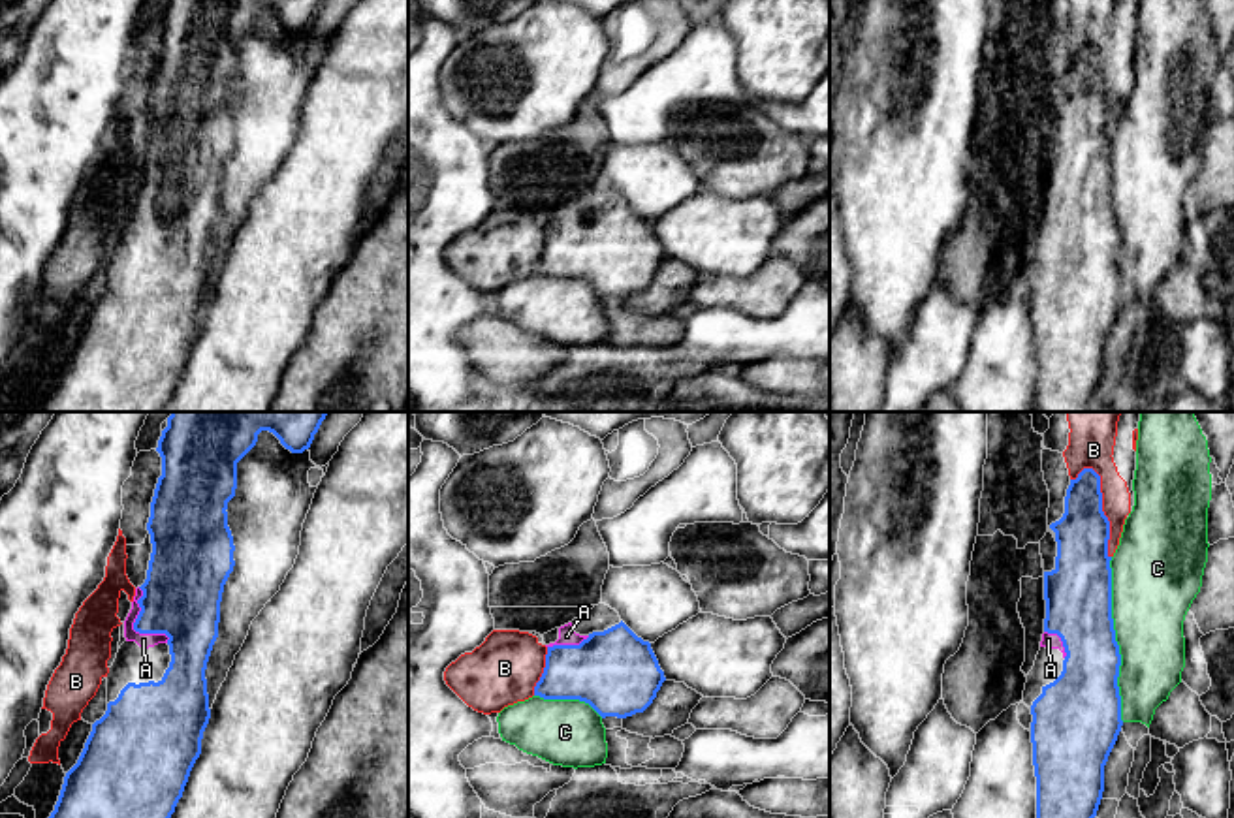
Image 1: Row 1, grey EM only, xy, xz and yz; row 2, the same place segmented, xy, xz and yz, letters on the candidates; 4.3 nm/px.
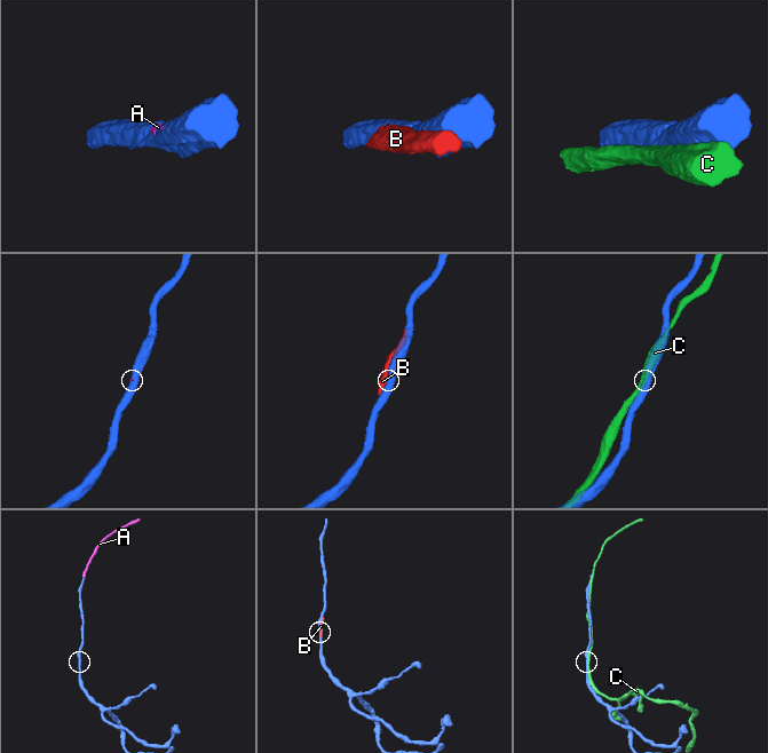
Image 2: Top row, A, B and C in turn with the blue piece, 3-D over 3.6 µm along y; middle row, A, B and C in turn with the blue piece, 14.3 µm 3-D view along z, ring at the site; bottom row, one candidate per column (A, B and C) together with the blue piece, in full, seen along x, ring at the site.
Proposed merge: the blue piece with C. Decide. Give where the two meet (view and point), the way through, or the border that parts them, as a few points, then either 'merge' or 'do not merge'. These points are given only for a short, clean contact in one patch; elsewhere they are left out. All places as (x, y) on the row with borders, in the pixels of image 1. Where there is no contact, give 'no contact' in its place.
yz (1114, 640) | do not merge

